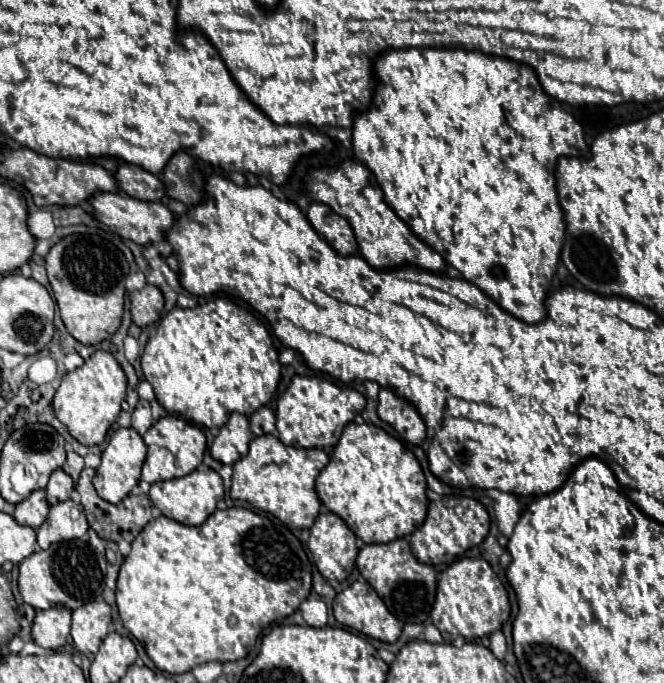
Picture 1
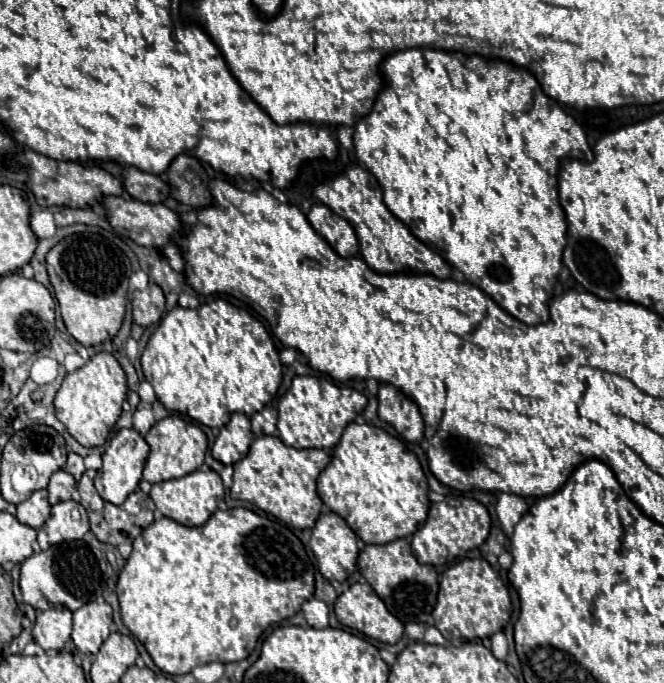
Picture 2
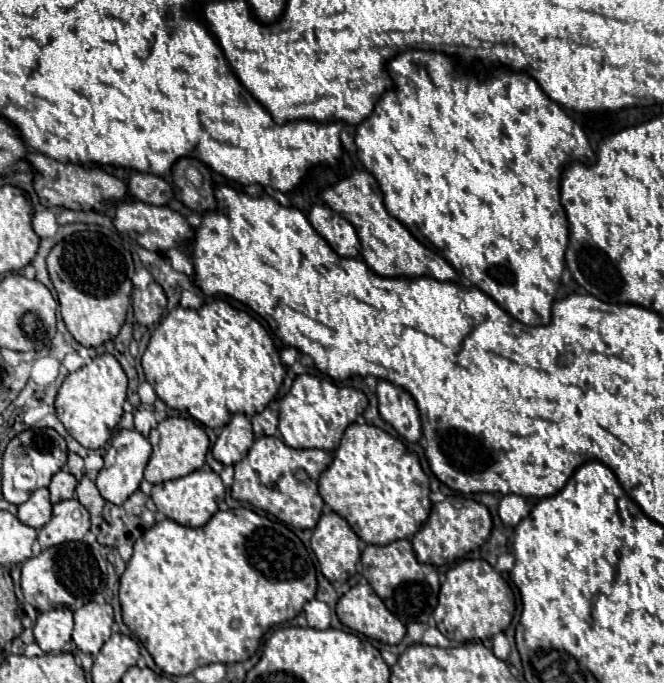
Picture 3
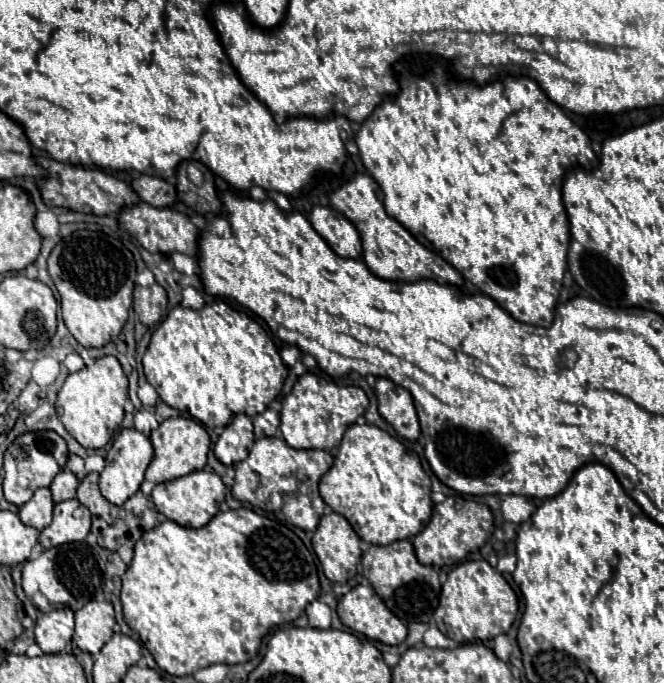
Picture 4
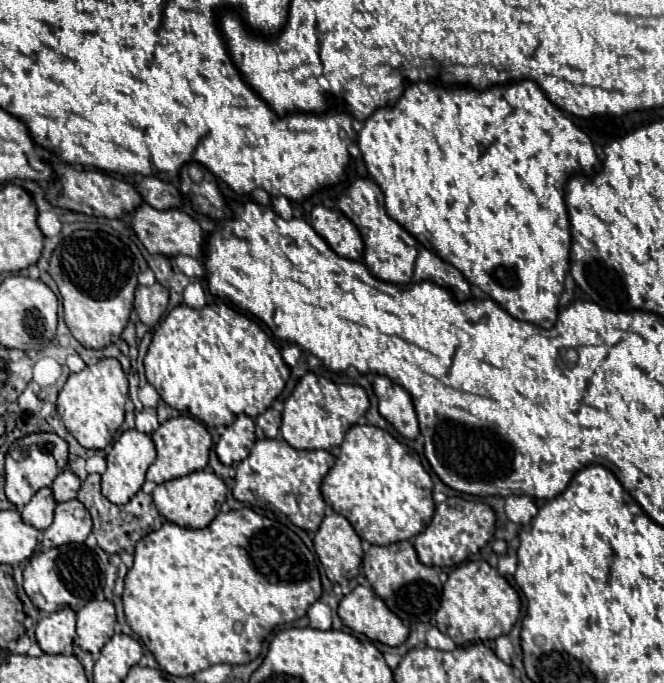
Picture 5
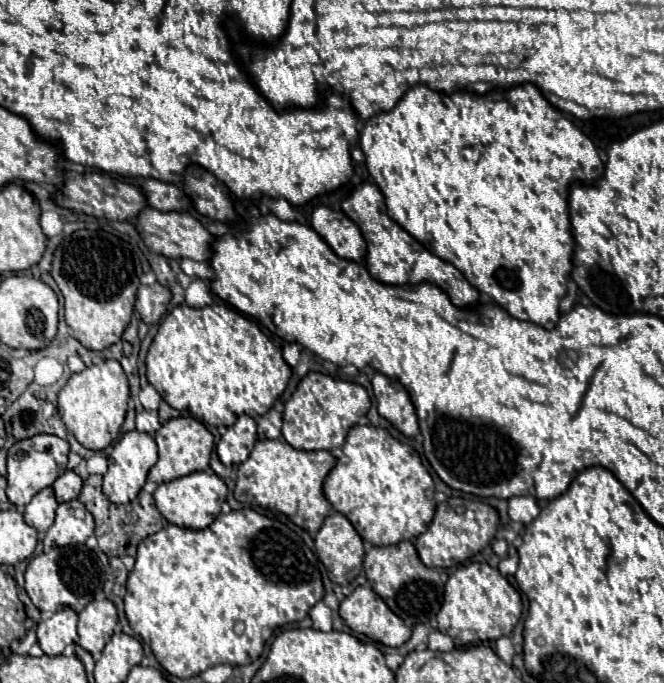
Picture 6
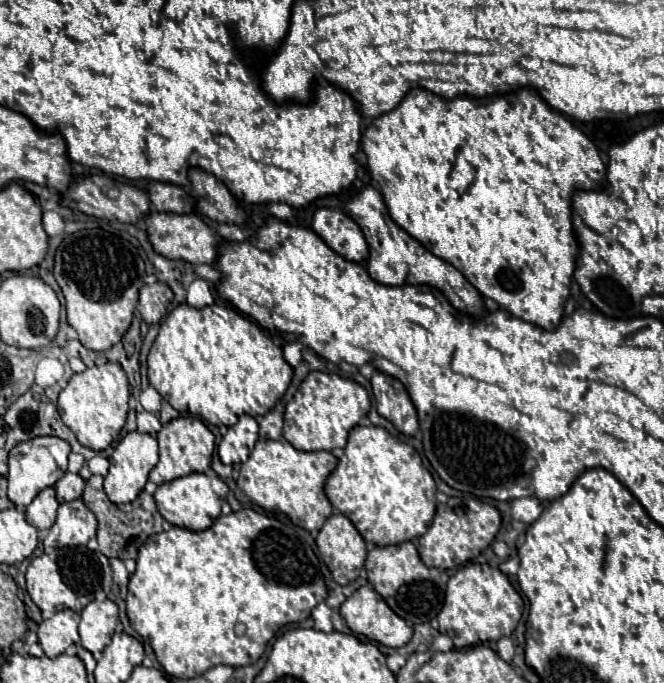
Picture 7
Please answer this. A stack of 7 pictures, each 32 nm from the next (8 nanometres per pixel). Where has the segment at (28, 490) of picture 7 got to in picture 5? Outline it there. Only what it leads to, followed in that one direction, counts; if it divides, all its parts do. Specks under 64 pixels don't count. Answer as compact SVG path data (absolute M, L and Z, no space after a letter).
M38 432L38 434L28 434L24 438L18 438L16 442L10 444L6 452L6 498L22 508L30 498L44 486L50 486L52 480L64 472L68 466L68 444L54 432Z

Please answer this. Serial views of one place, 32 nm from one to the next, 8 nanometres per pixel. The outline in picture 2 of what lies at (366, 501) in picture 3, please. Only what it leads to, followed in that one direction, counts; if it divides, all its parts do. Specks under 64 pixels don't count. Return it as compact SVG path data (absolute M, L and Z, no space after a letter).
M348 424L340 444L334 448L330 464L320 472L318 480L318 496L322 502L336 512L346 524L366 542L366 544L388 544L398 538L412 536L428 516L430 500L428 500L428 482L420 468L420 462L414 452L410 452L398 438L390 436L382 428L372 424Z

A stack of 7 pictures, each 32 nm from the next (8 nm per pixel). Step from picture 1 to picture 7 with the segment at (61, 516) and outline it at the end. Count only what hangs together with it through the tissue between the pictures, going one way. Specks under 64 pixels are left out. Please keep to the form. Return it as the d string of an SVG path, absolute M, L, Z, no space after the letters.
M82 500L60 504L54 526L44 538L44 546L84 546L96 536L96 518Z

